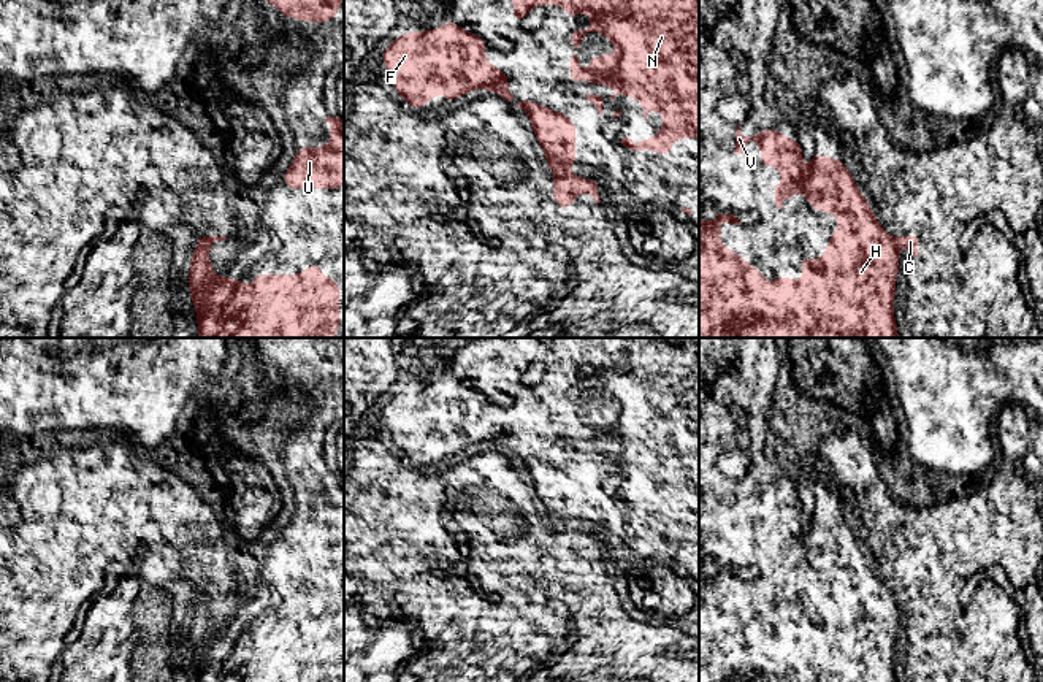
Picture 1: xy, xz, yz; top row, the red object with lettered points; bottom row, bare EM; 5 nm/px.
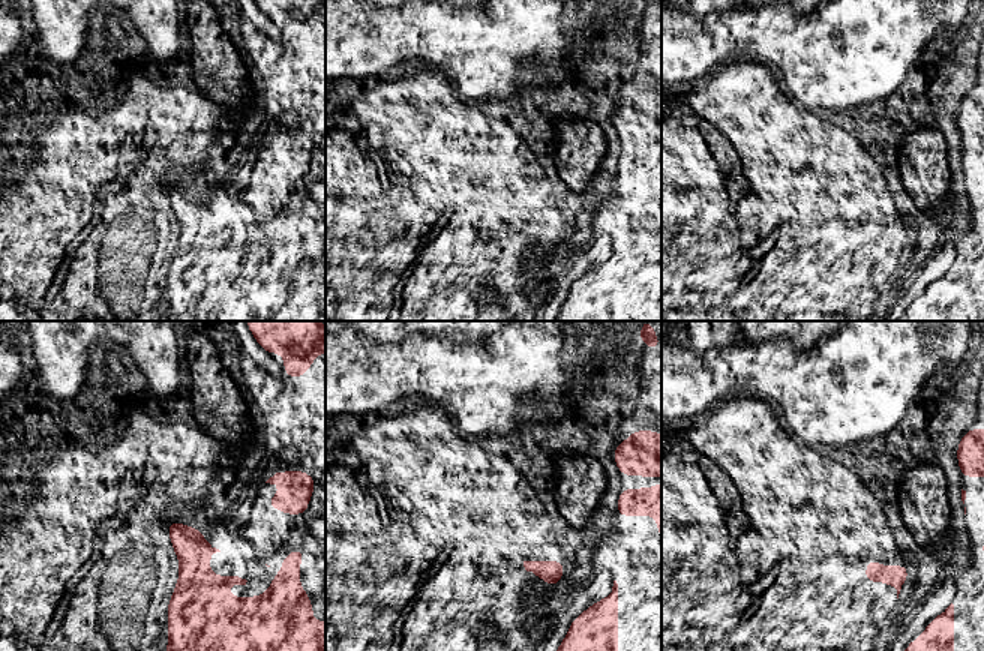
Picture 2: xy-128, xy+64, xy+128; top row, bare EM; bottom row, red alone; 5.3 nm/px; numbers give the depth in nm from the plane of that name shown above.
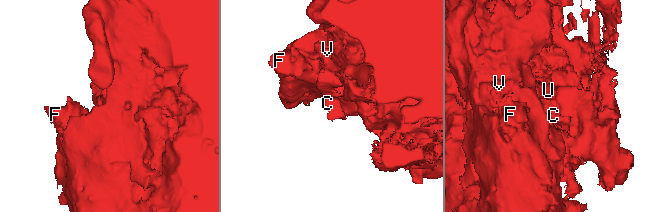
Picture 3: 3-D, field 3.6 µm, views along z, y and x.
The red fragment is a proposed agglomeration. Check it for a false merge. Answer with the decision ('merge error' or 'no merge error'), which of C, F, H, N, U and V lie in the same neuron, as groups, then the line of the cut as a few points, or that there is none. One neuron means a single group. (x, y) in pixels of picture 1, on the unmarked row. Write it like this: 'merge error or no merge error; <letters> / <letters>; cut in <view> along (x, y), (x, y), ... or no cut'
merge error; C / F H N U V; cut in yz along (891, 593), (896, 606)

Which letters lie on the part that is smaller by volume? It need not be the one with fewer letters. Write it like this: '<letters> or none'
C

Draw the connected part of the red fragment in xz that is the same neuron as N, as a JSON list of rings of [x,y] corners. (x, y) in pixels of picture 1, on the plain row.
[[[502,338],[507,344],[510,352],[514,354],[514,366],[512,366],[512,377],[523,377],[525,371],[529,368],[533,362],[542,360],[563,360],[564,370],[567,373],[575,373],[579,368],[590,368],[593,371],[593,377],[585,385],[575,385],[571,392],[571,397],[579,404],[582,395],[588,387],[606,389],[609,398],[617,403],[613,411],[591,411],[590,412],[590,423],[591,428],[580,423],[577,409],[571,411],[571,423],[569,423],[569,438],[594,438],[594,439],[607,439],[613,443],[617,447],[610,450],[613,455],[618,449],[626,452],[634,452],[644,463],[644,473],[647,474],[650,466],[661,465],[663,466],[663,487],[658,490],[655,489],[651,495],[645,492],[636,500],[631,493],[623,493],[621,500],[631,506],[645,506],[650,504],[655,509],[670,511],[672,509],[672,496],[682,493],[697,493],[699,495],[699,338]]]

